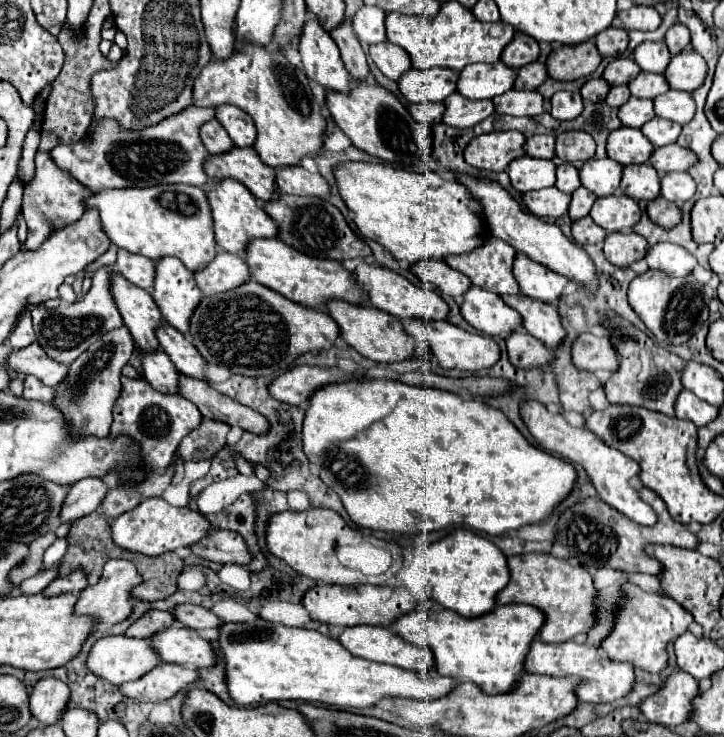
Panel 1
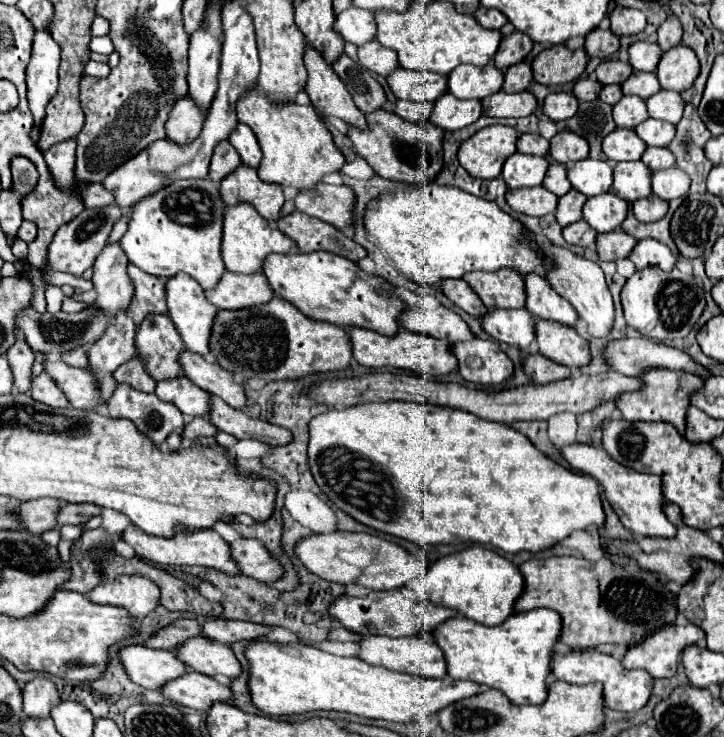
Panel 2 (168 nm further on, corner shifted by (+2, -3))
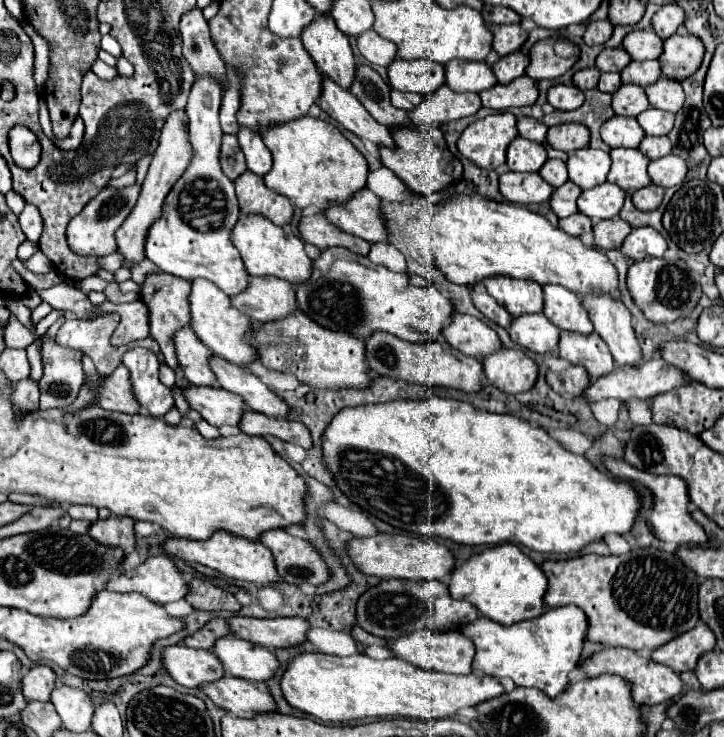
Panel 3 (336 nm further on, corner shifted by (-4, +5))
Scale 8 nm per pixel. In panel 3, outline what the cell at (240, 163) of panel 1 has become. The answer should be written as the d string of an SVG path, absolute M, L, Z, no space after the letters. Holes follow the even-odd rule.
M244 172L236 180L236 194L240 202L240 210L244 214L260 214L274 222L276 226L286 226L292 220L294 204L286 200L286 196L278 196L270 192L260 176L252 172Z

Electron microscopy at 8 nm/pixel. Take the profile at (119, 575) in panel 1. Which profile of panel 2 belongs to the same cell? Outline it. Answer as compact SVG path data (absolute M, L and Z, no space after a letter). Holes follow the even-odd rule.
M118 576L114 580L104 580L88 592L90 602L124 608L136 620L158 606L158 596L158 586L144 576Z

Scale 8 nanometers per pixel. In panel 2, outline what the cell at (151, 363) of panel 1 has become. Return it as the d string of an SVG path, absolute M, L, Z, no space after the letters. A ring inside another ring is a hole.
M176 376L168 380L156 382L156 396L164 402L176 404L186 416L202 416L208 414L208 394L192 384L186 376Z

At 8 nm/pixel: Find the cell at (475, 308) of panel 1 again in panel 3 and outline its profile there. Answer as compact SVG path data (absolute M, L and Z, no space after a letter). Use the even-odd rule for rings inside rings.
M542 312L514 318L508 334L512 342L538 354L548 354L556 350L560 340L560 330L554 324L550 324L550 320L546 320Z

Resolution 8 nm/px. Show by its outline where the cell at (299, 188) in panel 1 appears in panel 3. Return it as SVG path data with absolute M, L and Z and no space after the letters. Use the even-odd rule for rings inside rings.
M368 188L356 192L350 202L344 206L334 206L324 212L332 224L360 236L366 242L384 242L388 244L388 226L382 216L382 200L372 194Z

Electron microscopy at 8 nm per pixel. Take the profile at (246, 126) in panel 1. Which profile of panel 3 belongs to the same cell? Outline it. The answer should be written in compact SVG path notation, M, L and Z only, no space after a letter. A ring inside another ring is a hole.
M240 128L238 142L246 156L248 170L258 176L266 176L272 168L272 156L266 144L262 142L262 136L254 136L254 132L246 132L246 128Z

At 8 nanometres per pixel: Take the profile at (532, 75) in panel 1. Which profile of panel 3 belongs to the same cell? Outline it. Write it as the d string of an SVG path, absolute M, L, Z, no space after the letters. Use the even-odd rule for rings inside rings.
M512 52L512 54L502 56L502 58L492 66L492 70L494 70L494 76L498 78L498 82L508 84L508 82L512 82L514 78L518 78L518 76L522 76L522 74L526 72L528 62L530 62L530 60L528 60L526 54L522 54L522 52Z

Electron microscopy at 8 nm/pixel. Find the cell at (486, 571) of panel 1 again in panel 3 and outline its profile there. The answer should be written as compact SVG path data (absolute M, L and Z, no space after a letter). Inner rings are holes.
M502 544L484 550L482 554L472 556L464 566L458 566L450 576L448 588L456 600L470 602L482 616L500 624L514 624L542 616L546 610L544 594L548 588L548 578L542 568L536 566L518 546Z

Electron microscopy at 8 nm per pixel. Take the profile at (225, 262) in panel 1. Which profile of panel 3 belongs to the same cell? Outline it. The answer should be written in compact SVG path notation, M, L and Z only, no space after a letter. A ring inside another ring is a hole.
M250 276L248 290L234 296L232 302L240 312L246 312L252 320L258 322L282 320L298 310L292 284L274 278L258 280Z

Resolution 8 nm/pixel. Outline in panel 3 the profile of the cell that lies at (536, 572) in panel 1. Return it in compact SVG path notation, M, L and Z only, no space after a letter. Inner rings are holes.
M654 546L646 548L632 548L628 554L620 556L578 556L570 560L558 560L558 562L544 562L542 564L544 574L548 576L548 592L546 592L546 606L558 608L574 604L582 608L588 616L590 628L588 628L588 640L598 642L604 646L620 646L630 650L646 650L652 652L666 642L674 640L682 632L692 630L698 620L698 576L692 568L688 568L676 554L658 550Z

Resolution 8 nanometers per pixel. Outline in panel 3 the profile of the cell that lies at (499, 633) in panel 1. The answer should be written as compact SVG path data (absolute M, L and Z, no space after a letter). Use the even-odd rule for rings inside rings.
M578 606L548 608L538 618L514 622L510 626L502 626L484 616L462 626L462 634L466 634L476 646L474 670L494 678L512 678L516 686L540 688L550 698L566 690L568 674L580 662L586 630L588 618Z

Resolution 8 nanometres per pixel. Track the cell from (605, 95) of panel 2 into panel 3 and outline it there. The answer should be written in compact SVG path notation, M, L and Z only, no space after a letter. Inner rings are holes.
M602 74L596 88L602 92L608 92L608 94L614 94L620 88L620 84L622 84L620 74Z

